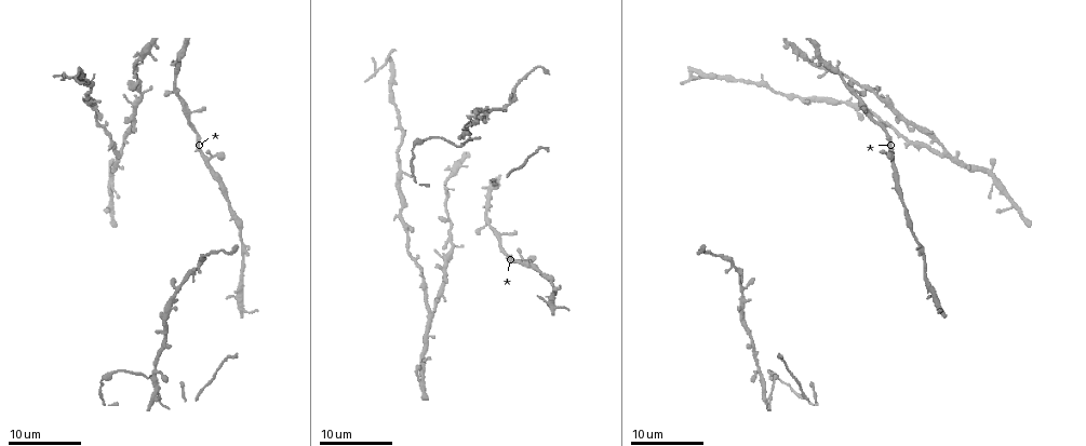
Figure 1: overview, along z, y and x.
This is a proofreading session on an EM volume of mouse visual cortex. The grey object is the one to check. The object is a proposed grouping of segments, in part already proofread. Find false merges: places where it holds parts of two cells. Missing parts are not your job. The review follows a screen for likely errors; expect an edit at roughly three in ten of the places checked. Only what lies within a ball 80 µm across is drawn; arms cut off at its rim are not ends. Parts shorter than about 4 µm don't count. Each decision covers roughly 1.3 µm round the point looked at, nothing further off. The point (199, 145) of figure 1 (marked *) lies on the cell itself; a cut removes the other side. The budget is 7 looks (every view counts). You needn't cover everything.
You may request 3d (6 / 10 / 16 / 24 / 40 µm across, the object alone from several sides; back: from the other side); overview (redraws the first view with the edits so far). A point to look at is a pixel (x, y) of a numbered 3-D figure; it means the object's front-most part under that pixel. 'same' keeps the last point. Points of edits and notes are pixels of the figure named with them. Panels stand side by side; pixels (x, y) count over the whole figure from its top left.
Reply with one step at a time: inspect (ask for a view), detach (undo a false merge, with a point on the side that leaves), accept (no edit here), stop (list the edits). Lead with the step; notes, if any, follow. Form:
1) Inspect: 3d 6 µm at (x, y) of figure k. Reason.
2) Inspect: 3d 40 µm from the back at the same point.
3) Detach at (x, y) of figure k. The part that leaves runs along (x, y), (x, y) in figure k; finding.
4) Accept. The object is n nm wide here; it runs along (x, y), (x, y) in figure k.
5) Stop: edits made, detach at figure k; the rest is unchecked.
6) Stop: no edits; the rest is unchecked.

Inspect: 3d 24 µm at (453, 242) of figure 1. Four-way junction.

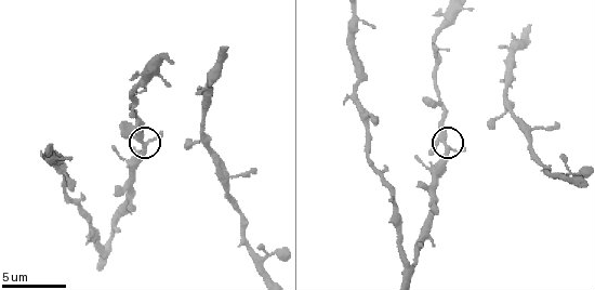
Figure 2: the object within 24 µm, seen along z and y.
Inspect: 3d 10 µm at (447, 144) of figure 2.

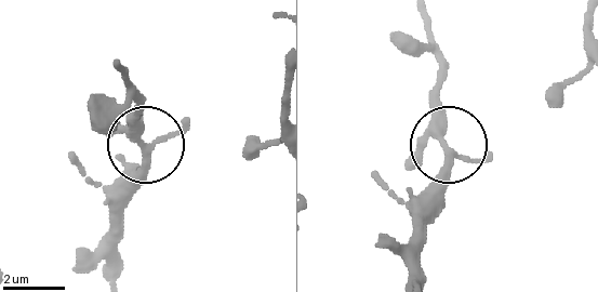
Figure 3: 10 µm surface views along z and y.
Accept. The object is 240 nm wide here; continuous, no second cell.

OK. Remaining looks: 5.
Inspect: 3d 16 µm at (741, 291) of figure 1. Three arms meet.

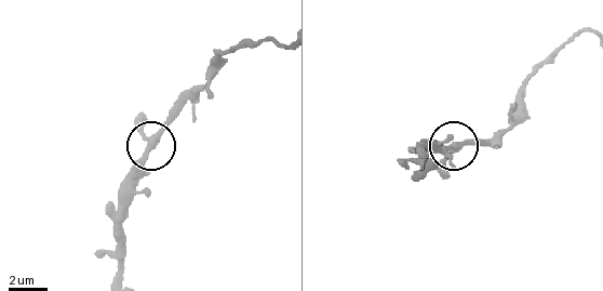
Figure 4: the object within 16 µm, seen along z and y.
Inspect: 3d 10 µm at (152, 148) of figure 4.

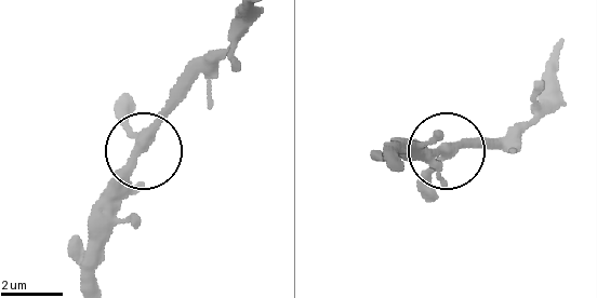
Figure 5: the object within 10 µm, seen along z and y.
Accept. The side arm is 14 µm long; all the same cell.

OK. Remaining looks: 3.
Inspect: 3d 24 µm at (513, 92) of figure 1.

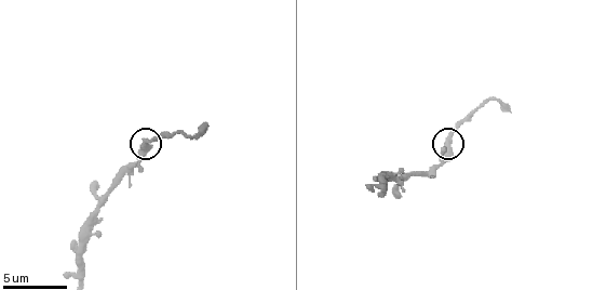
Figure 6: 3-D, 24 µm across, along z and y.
Inspect: 3d 6 µm at (447, 143) of figure 6.

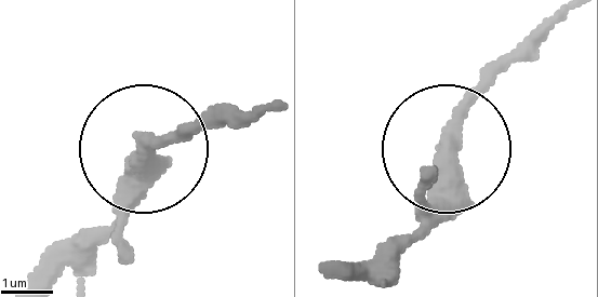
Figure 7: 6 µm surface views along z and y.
Accept. One cell here.

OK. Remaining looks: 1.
Inspect: 3d 6 µm at (261, 262) of figure 2.

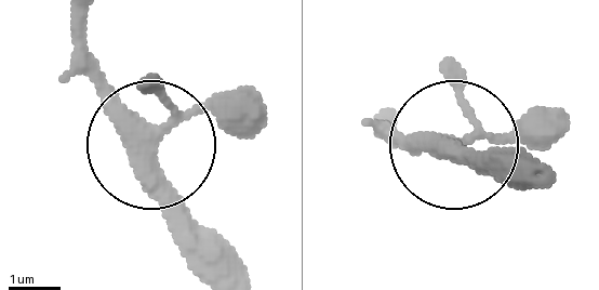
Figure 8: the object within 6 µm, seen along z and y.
Accept. The object is 330 nm wide here; it runs along (390, 132), (468, 141), (568, 123) in figure 8; one cell here.

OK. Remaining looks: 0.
Stop: no edits; the rest is unchecked.

